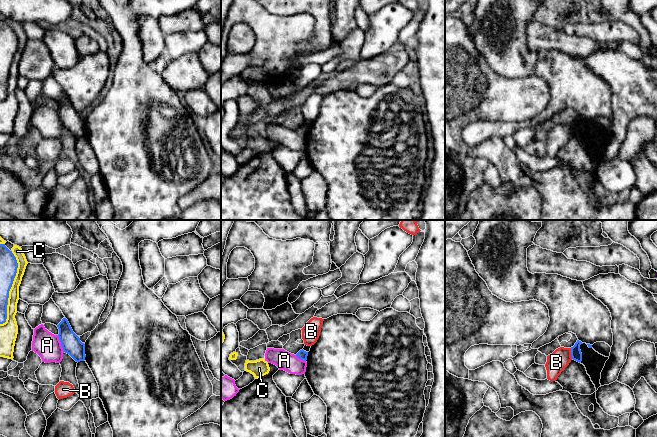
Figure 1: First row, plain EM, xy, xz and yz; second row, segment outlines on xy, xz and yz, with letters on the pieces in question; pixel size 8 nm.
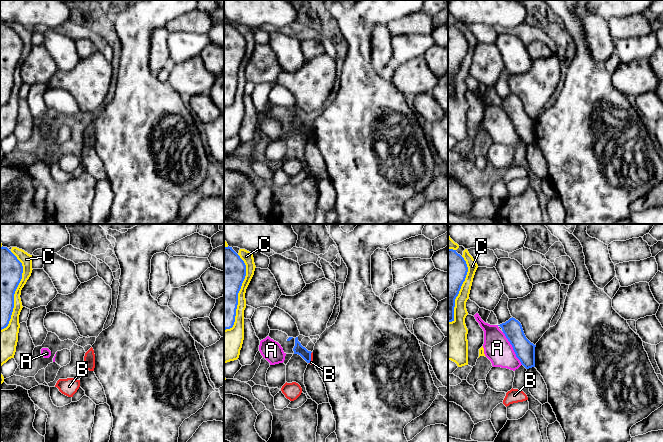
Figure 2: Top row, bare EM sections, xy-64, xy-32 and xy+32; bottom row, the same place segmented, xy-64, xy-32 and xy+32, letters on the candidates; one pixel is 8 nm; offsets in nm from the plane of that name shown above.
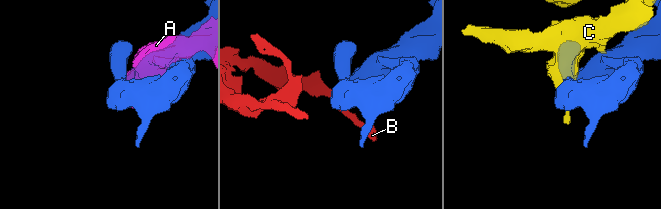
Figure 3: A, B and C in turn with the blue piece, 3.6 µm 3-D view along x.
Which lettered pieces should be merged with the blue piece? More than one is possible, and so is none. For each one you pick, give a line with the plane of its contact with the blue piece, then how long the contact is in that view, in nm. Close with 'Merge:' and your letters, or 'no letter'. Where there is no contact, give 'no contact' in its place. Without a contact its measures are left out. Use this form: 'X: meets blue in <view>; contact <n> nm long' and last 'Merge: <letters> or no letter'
Merge: no letter

